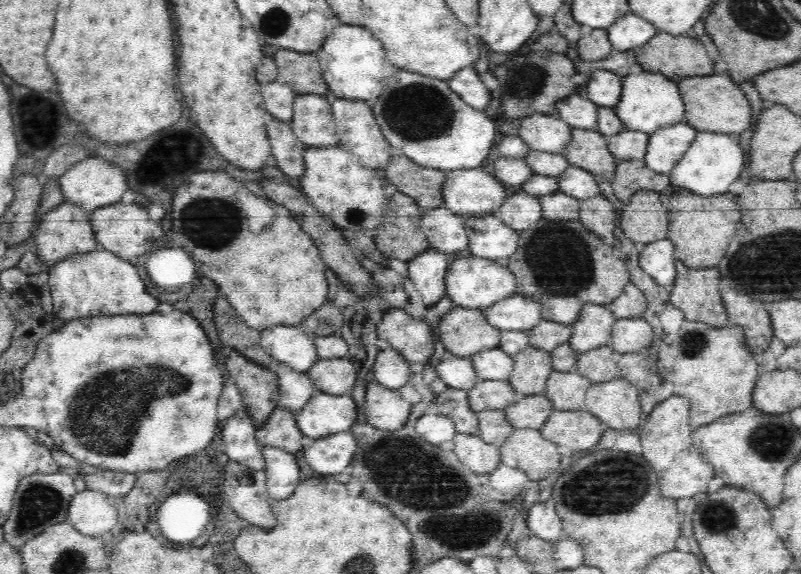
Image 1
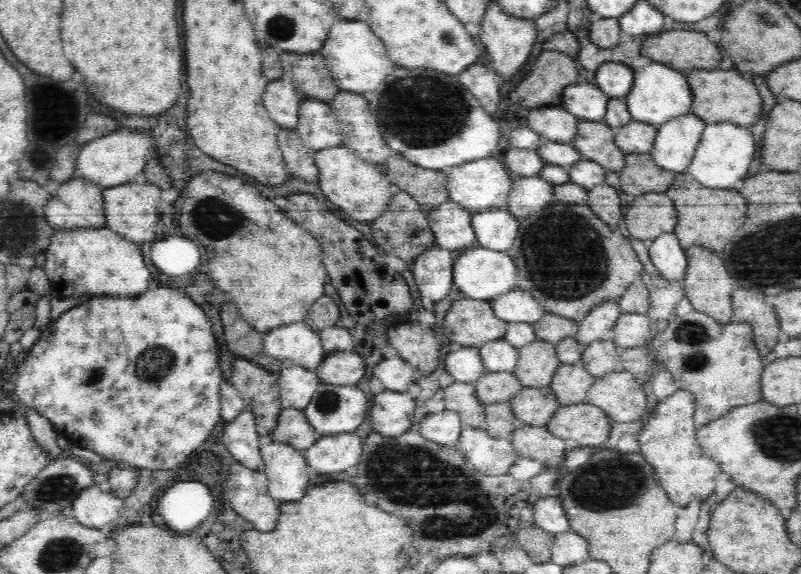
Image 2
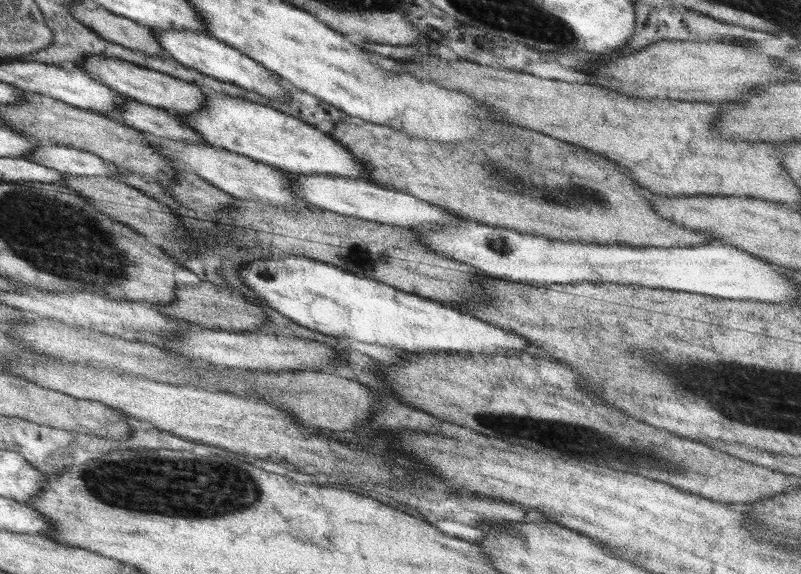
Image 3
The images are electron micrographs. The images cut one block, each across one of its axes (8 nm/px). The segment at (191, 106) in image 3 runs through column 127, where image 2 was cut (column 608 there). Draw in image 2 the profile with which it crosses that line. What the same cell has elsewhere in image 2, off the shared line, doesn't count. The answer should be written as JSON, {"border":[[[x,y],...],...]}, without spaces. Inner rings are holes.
{"border":[[[605,62],[593,76],[596,86],[610,98],[624,98],[634,81],[635,70],[621,62]]]}

